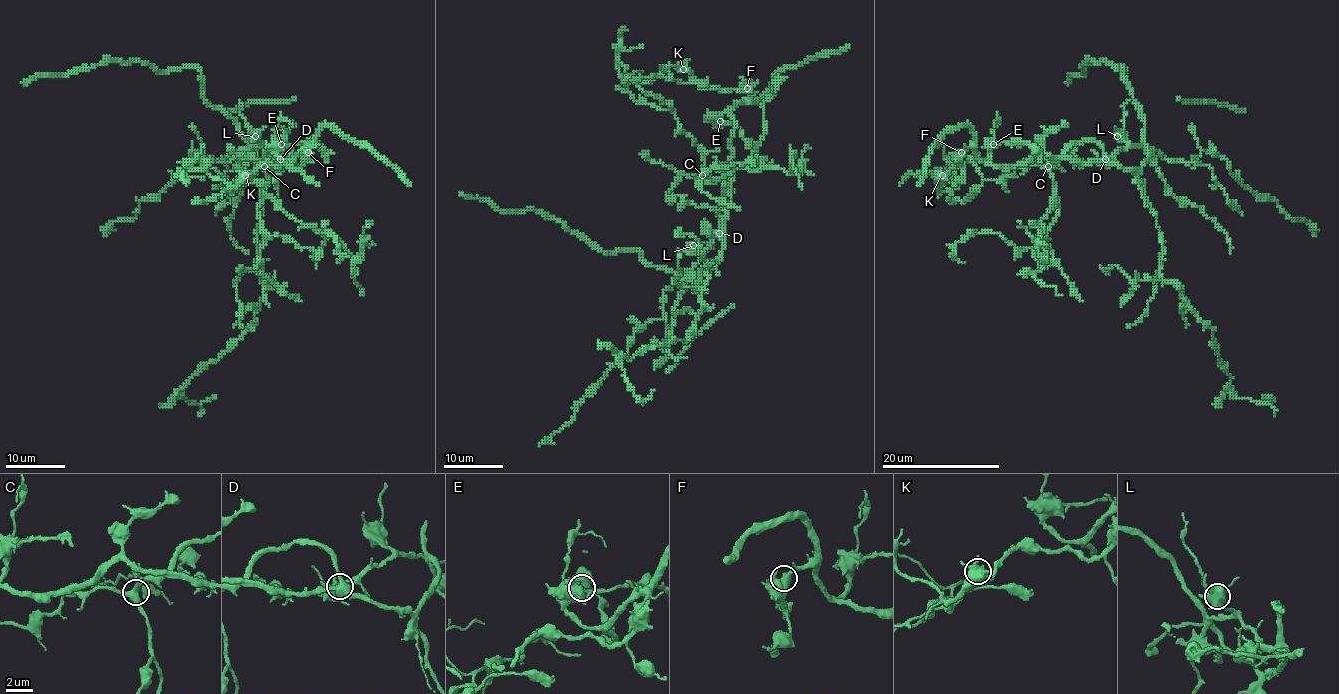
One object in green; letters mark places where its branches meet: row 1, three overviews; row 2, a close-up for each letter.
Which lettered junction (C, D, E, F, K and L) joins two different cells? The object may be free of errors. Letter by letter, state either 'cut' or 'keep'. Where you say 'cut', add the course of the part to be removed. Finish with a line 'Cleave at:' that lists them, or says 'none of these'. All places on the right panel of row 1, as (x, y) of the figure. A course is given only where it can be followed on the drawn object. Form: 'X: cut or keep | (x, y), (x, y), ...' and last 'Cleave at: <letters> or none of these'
C: keep
D: cut | (1105, 160), (1035, 152), (990, 166), (973, 147), (939, 186), (953, 169), (902, 182)
E: keep
F: keep
K: keep
L: keep
Cleave at: D

